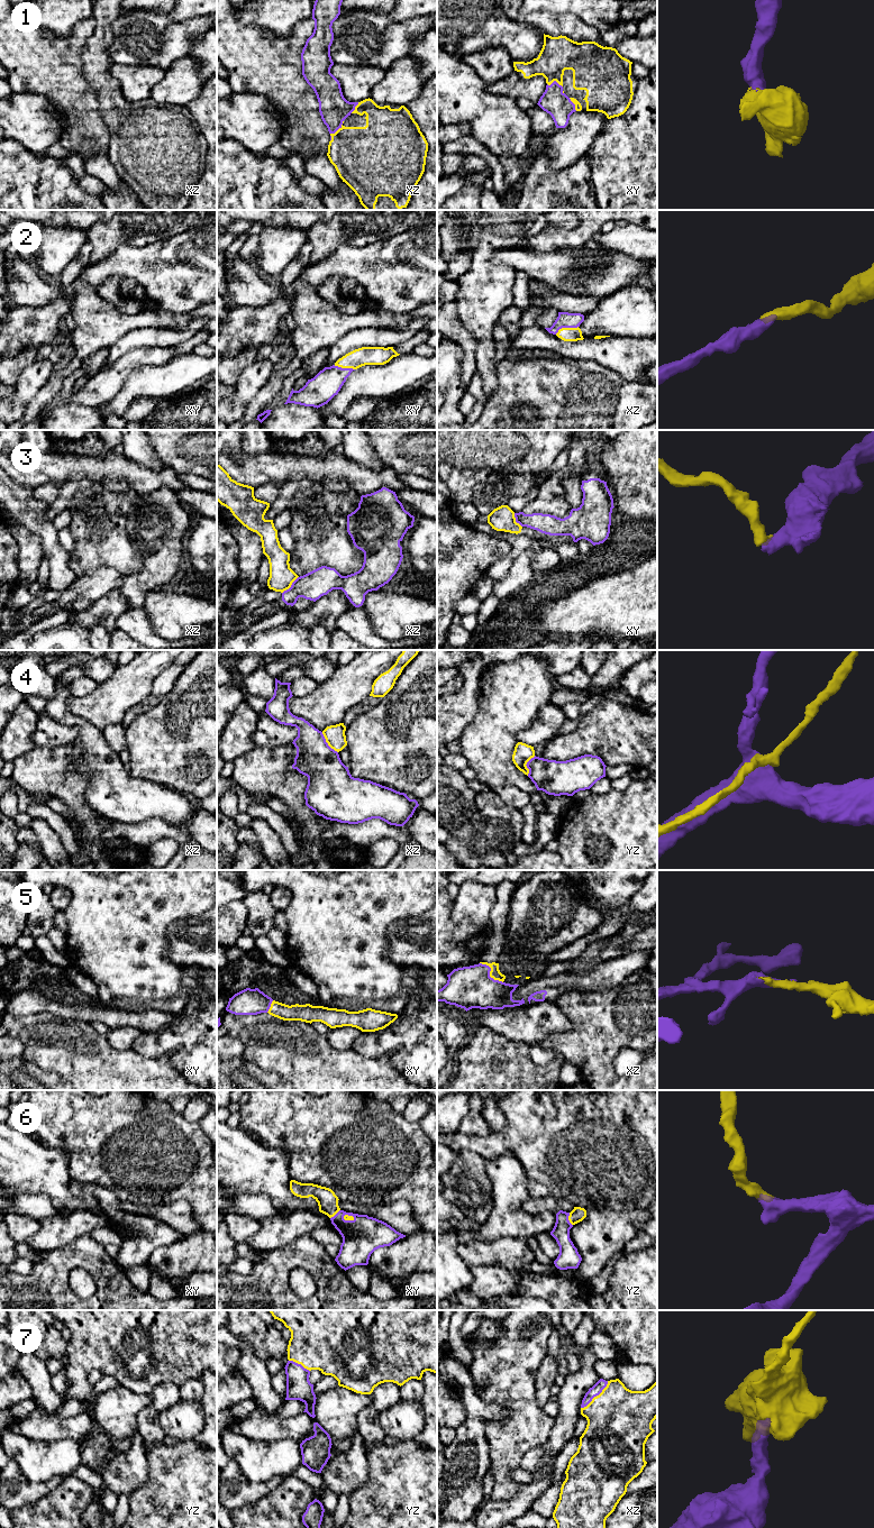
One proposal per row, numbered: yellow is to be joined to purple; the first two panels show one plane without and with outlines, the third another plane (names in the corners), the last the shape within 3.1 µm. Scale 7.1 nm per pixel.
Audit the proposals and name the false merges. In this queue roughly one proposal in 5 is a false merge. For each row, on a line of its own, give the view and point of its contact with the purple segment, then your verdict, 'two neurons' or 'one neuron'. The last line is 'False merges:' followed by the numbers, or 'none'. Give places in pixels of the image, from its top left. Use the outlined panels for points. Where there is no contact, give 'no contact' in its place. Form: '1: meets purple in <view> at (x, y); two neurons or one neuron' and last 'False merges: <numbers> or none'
1: meets purple in xz at (335, 131); one neuron
2: meets purple in xz at (566, 327); one neuron
3: meets purple in xz at (291, 585); two neurons
4: meets purple in xz at (327, 743); two neurons
5: meets purple in xz at (489, 973); one neuron
6: meets purple in yz at (567, 1219); one neuron
7: meets purple in xz at (595, 1396); one neuron
False merges: 3, 4

